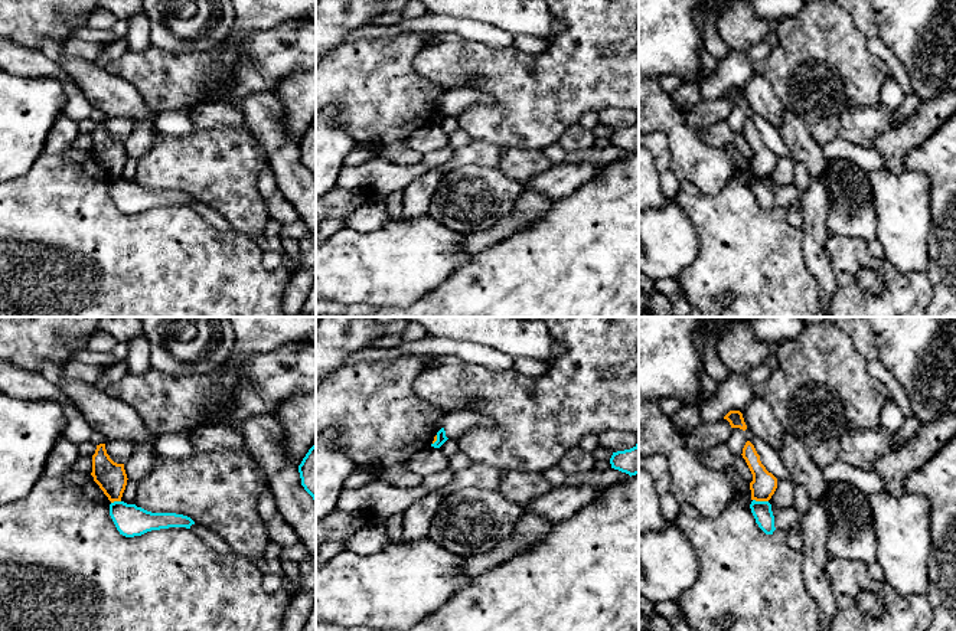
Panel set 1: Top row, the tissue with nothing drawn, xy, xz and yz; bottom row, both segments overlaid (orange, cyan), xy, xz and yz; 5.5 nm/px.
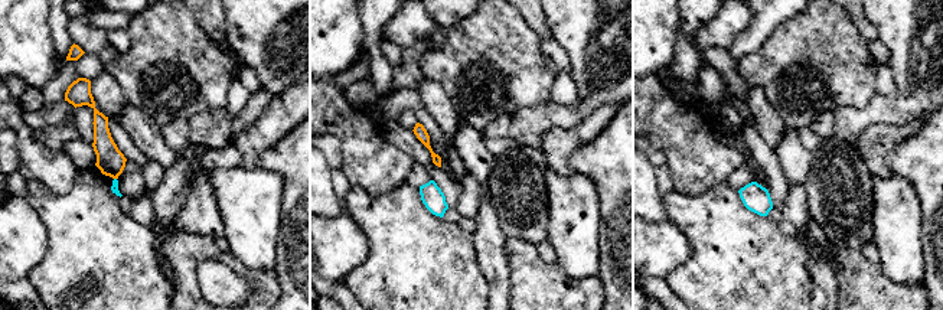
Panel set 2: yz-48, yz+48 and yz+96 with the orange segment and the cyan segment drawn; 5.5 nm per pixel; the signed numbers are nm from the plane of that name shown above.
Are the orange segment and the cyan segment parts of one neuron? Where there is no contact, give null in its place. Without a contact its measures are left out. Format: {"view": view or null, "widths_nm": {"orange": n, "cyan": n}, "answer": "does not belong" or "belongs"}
{"view": "yz", "widths_nm": {"orange": 140, "cyan": 110}, "answer": "does not belong"}

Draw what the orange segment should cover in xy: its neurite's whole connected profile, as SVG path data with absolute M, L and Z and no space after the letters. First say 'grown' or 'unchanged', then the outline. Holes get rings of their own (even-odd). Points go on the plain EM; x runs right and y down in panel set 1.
unchanged; M105 121L97 122L91 153L111 180L121 179L128 156L124 141L117 141L110 135Z

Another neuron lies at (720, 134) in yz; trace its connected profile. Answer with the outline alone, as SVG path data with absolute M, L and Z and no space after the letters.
M722 120L711 127L698 128L698 135L702 143L711 147L733 147L738 150L748 161L753 158L753 151L743 135L735 133L728 125L727 120Z

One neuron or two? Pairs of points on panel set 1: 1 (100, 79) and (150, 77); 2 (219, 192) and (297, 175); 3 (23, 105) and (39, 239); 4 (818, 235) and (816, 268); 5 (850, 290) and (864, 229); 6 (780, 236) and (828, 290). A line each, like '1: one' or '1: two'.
1: two
2: two
3: two
4: one
5: two
6: two

